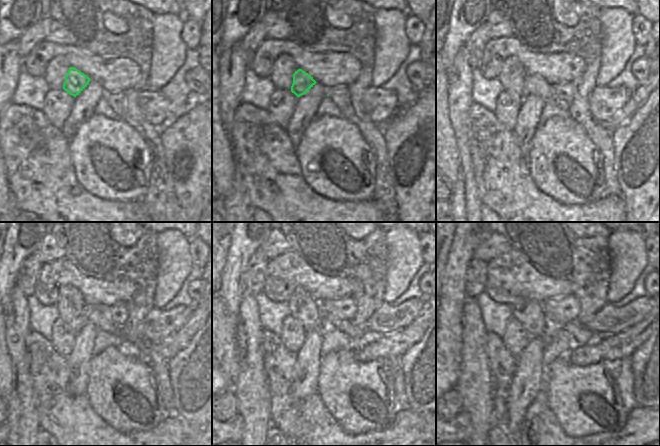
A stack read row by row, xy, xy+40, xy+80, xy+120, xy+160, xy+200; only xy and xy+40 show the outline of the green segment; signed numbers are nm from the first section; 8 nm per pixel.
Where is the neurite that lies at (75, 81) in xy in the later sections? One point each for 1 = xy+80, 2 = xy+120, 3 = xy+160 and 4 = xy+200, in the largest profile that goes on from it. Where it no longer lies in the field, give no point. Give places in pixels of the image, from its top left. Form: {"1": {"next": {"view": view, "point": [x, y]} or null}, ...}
{"1": {"next": {"view": "xy+80", "point": [534, 84]}}, "2": {"next": {"view": "xy+120", "point": [96, 316]}}, "3": {"next": {"view": "xy+160", "point": [360, 337]}}, "4": {"next": {"view": "xy+200", "point": [581, 336]}}}

